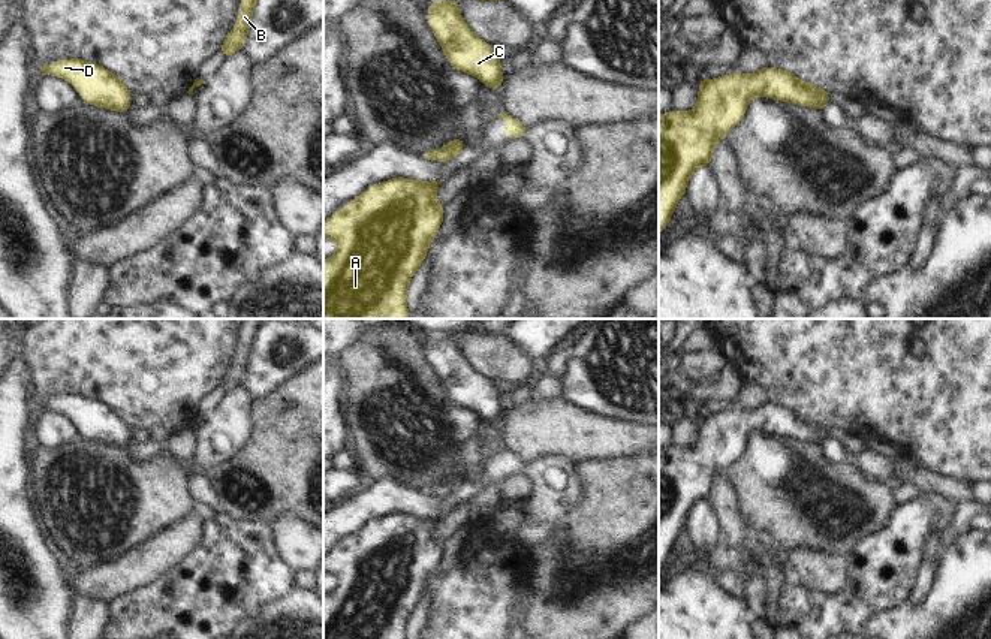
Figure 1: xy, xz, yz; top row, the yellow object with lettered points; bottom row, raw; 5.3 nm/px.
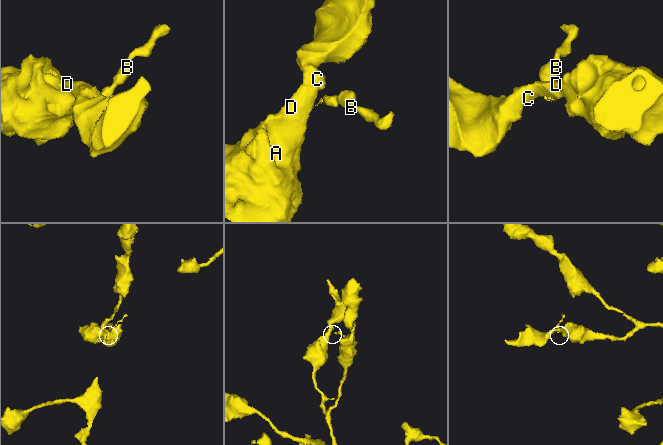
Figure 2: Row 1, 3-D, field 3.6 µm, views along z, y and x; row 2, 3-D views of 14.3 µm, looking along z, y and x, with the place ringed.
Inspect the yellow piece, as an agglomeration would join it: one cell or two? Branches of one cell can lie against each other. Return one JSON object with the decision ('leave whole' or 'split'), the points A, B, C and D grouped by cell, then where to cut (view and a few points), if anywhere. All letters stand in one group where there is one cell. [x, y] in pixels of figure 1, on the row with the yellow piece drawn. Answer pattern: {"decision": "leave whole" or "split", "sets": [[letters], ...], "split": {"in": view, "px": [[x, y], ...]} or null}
{"decision": "split", "sets": [["A", "C", "D"], ["B"]], "split": {"in": "yz", "px": [[827, 104], [821, 109]]}}

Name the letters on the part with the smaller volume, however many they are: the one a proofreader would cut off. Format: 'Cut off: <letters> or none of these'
Cut off: B.

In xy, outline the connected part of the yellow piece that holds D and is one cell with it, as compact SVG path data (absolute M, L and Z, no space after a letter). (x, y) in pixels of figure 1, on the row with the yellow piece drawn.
M61 58L39 67L42 75L69 81L85 103L126 112L130 106L130 90L106 67L82 58Z

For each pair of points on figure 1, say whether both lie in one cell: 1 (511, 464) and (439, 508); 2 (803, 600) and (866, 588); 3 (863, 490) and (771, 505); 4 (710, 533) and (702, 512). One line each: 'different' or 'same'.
1: same
2: same
3: same
4: same

